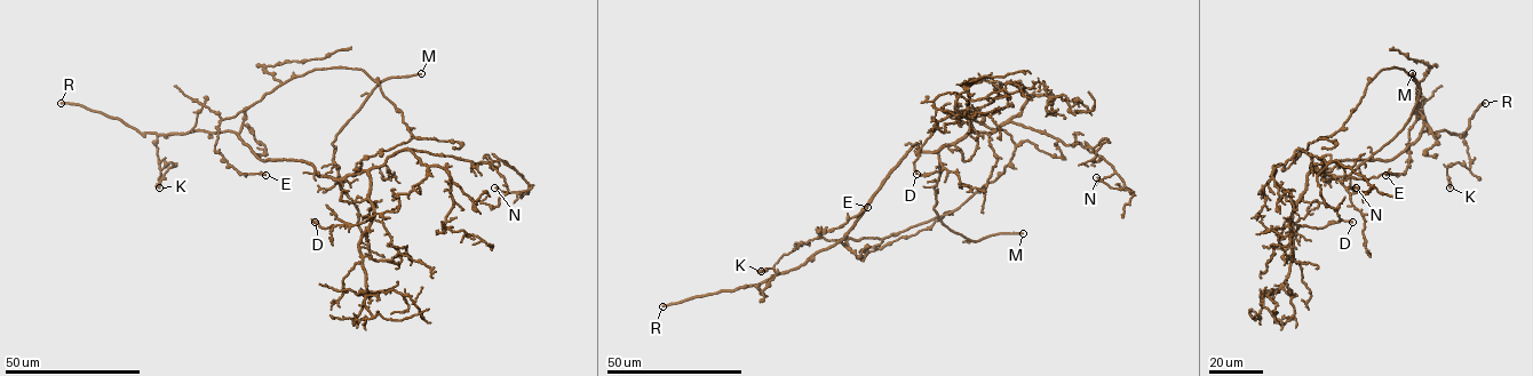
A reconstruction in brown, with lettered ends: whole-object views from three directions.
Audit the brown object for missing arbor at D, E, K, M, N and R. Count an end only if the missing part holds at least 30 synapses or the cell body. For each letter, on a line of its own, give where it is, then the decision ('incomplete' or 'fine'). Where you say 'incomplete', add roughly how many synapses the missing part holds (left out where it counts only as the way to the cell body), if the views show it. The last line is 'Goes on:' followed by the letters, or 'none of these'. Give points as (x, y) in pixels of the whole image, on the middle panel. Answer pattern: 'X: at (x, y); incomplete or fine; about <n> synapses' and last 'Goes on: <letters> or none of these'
D: at (916, 174); fine
E: at (867, 207); fine
K: at (761, 271); fine
M: at (1023, 233); incomplete
N: at (1096, 177); fine
R: at (662, 306); incomplete; about 250 synapses
Goes on: M, R

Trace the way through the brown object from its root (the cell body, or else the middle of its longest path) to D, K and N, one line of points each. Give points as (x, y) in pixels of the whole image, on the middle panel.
D: (866, 206), (913, 146), (938, 151), (956, 143), (971, 129), (974, 111), (936, 122), (914, 162), (916, 174)
K: (866, 206), (841, 239), (803, 264), (764, 280), (757, 287), (761, 292), (776, 273), (772, 269), (761, 271)
N: (866, 206), (916, 144), (938, 151), (1010, 121), (1090, 148), (1134, 191), (1096, 177)

